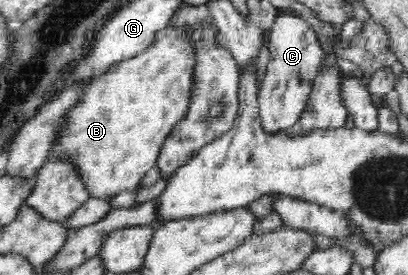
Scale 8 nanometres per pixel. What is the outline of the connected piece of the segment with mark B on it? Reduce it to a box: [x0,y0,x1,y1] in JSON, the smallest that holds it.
[53,25,198,196]

